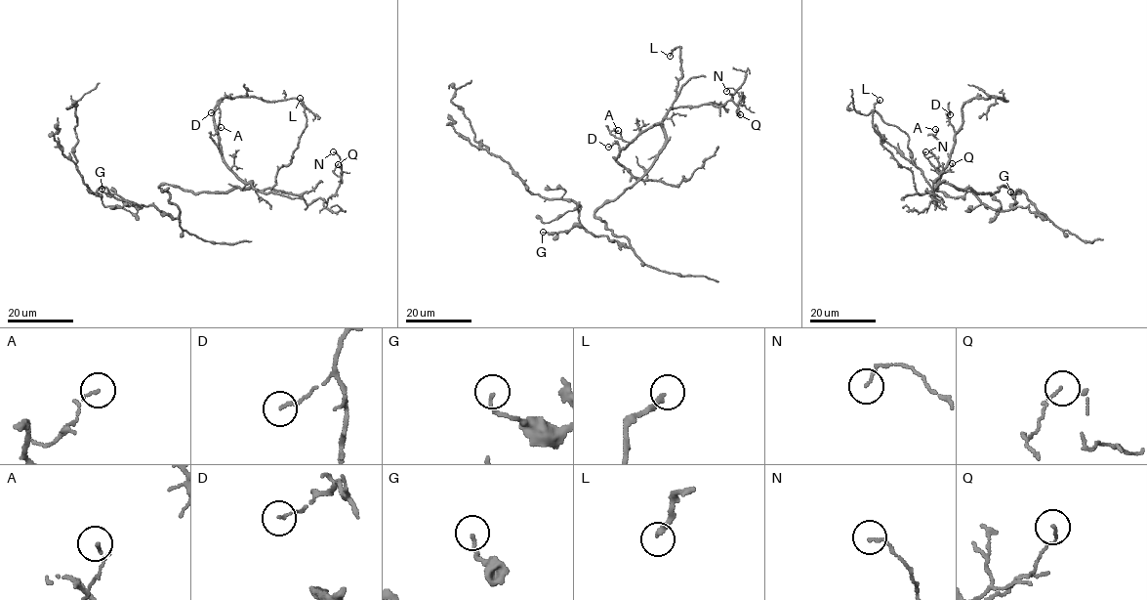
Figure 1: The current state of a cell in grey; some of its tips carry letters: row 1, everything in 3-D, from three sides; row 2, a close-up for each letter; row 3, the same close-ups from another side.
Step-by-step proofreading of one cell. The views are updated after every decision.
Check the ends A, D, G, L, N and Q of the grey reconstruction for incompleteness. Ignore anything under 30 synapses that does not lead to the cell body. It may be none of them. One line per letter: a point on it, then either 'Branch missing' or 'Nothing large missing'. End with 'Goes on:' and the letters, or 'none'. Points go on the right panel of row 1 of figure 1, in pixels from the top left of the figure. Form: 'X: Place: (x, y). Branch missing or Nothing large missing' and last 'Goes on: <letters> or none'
A: Place: (935, 129). Nothing large missing
D: Place: (950, 114). Nothing large missing
G: Place: (1010, 192). Nothing large missing
L: Place: (880, 100). Nothing large missing
N: Place: (925, 151). Nothing large missing
Q: Place: (952, 163). Nothing large missing
Goes on: none

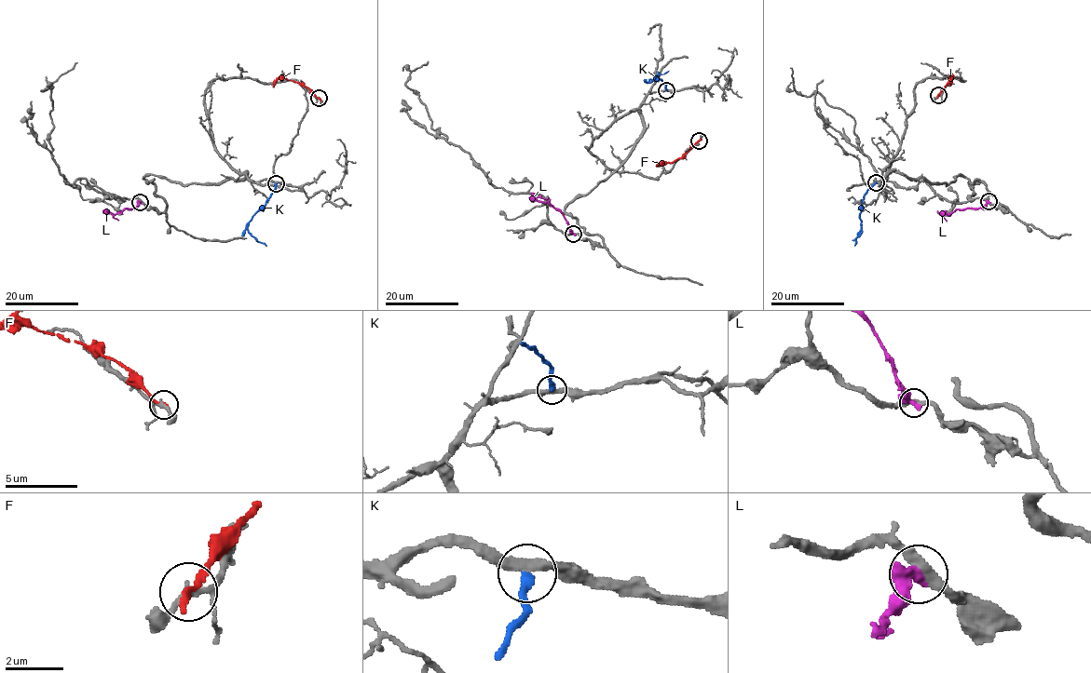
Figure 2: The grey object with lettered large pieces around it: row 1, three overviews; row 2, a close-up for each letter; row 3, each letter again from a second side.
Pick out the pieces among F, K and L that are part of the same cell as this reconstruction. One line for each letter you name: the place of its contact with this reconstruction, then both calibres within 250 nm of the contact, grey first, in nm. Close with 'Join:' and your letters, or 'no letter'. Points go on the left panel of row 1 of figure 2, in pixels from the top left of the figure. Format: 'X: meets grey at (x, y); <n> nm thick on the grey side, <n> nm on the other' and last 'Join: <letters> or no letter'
Join: no letter

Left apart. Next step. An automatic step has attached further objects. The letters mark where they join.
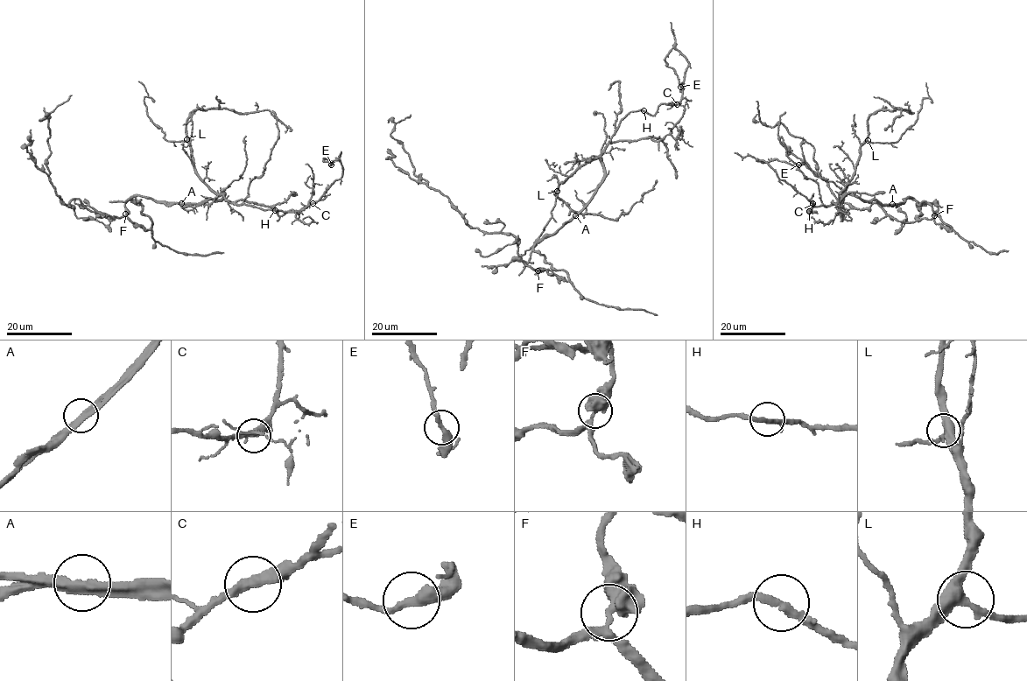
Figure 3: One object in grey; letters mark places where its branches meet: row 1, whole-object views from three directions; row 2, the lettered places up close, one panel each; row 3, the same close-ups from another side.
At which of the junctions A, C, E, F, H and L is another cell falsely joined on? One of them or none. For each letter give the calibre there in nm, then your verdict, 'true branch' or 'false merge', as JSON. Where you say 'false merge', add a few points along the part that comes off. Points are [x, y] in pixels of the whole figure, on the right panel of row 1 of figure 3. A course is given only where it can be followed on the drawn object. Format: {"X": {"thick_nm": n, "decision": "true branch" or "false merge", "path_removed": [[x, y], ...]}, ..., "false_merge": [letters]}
{"A": {"thick_nm": 360, "decision": "true branch"}, "C": {"thick_nm": 360, "decision": "true branch"}, "E": {"thick_nm": 320, "decision": "true branch"}, "F": {"thick_nm": 380, "decision": "true branch"}, "H": {"thick_nm": 240, "decision": "true branch"}, "L": {"thick_nm": 360, "decision": "true branch"}, "false_merge": []}

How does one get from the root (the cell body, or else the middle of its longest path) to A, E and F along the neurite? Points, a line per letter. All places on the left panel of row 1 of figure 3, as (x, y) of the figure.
A: (137, 200), (135, 203), (132, 197), (140, 195), (157, 201), (180, 203)
E: (137, 200), (199, 203), (225, 193), (237, 204), (300, 211), (341, 177), (340, 160), (324, 159), (331, 164)
F: (137, 200), (142, 205), (143, 213), (152, 222), (151, 228), (144, 229), (132, 223), (125, 214)

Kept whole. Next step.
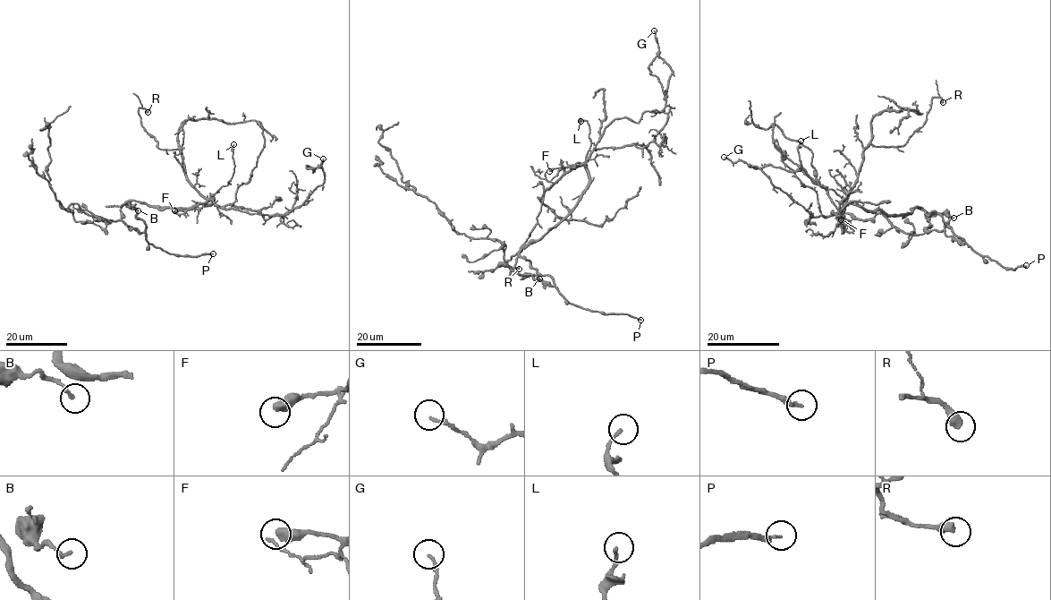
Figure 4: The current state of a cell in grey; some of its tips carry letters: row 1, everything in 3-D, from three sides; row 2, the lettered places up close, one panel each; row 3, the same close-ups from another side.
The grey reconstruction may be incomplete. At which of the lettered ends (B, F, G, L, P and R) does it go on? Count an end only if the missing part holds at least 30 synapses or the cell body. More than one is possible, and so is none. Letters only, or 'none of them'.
P, R

